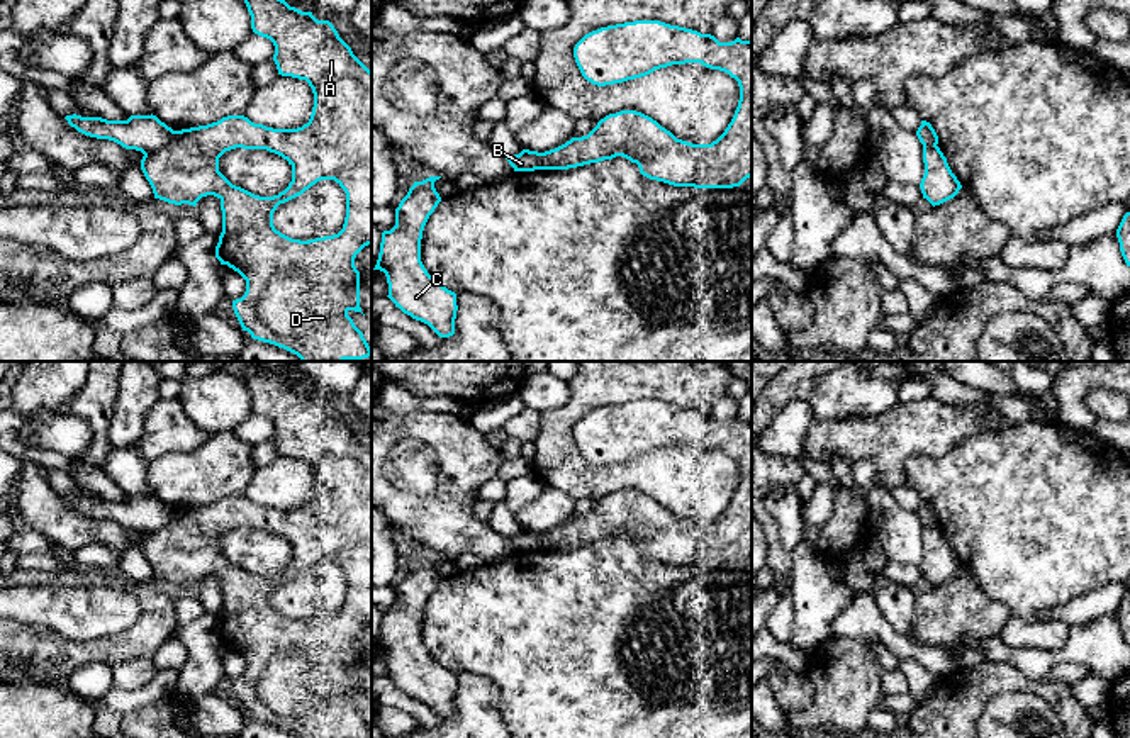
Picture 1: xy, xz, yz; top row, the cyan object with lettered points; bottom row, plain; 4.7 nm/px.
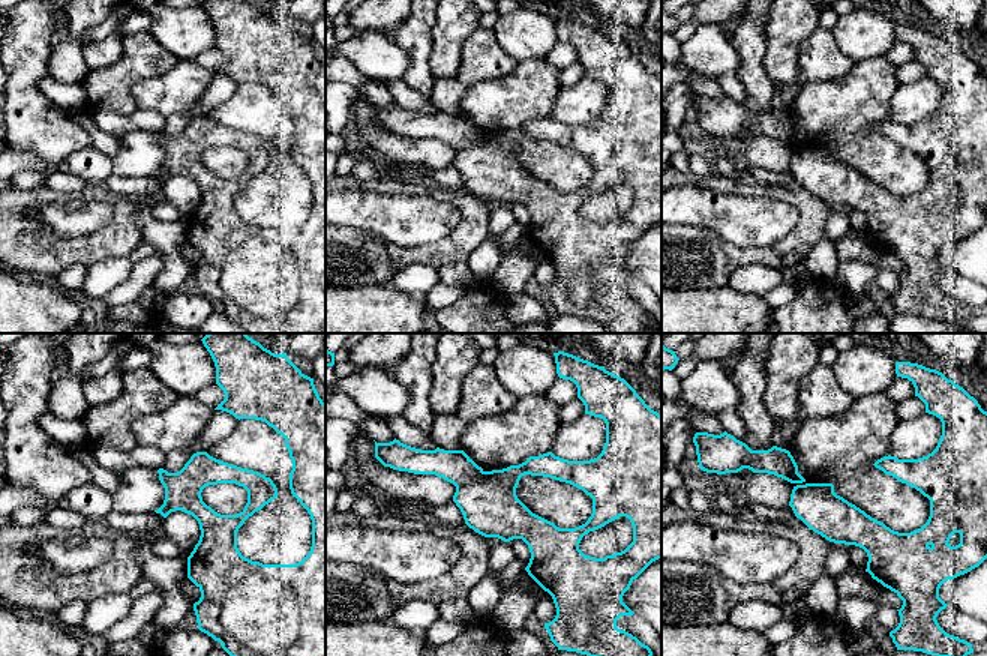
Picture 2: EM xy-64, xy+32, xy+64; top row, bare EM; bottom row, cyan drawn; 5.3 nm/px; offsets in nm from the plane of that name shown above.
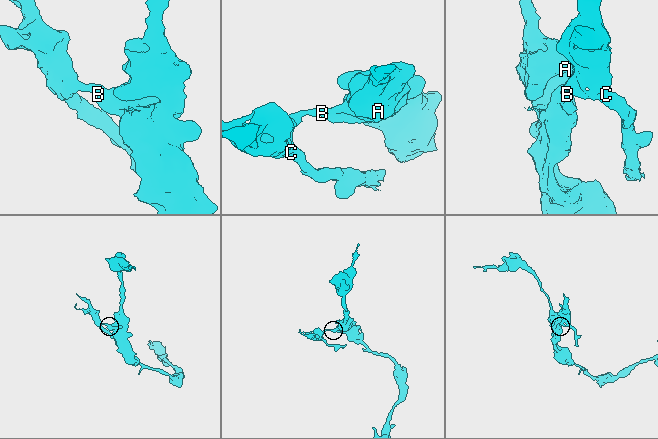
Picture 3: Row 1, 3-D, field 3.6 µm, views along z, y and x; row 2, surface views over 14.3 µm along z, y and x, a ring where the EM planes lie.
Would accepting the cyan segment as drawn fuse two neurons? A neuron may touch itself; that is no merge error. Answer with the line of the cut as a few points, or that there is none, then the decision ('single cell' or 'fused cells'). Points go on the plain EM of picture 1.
xy (173, 511), (160, 528), (145, 535) | fused cells

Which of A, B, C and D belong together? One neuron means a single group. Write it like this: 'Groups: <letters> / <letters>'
Groups: A D / B C

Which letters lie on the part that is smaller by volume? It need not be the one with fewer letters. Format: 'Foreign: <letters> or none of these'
Foreign: B, C

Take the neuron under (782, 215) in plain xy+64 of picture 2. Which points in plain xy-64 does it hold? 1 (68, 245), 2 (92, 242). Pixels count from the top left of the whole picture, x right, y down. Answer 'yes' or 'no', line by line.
1: no
2: no

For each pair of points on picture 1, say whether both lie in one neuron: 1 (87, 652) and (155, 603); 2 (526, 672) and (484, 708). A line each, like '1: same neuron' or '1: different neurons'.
1: same neuron
2: different neurons

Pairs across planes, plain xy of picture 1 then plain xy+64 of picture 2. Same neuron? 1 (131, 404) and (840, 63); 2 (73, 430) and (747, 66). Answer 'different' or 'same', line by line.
1: different
2: different

